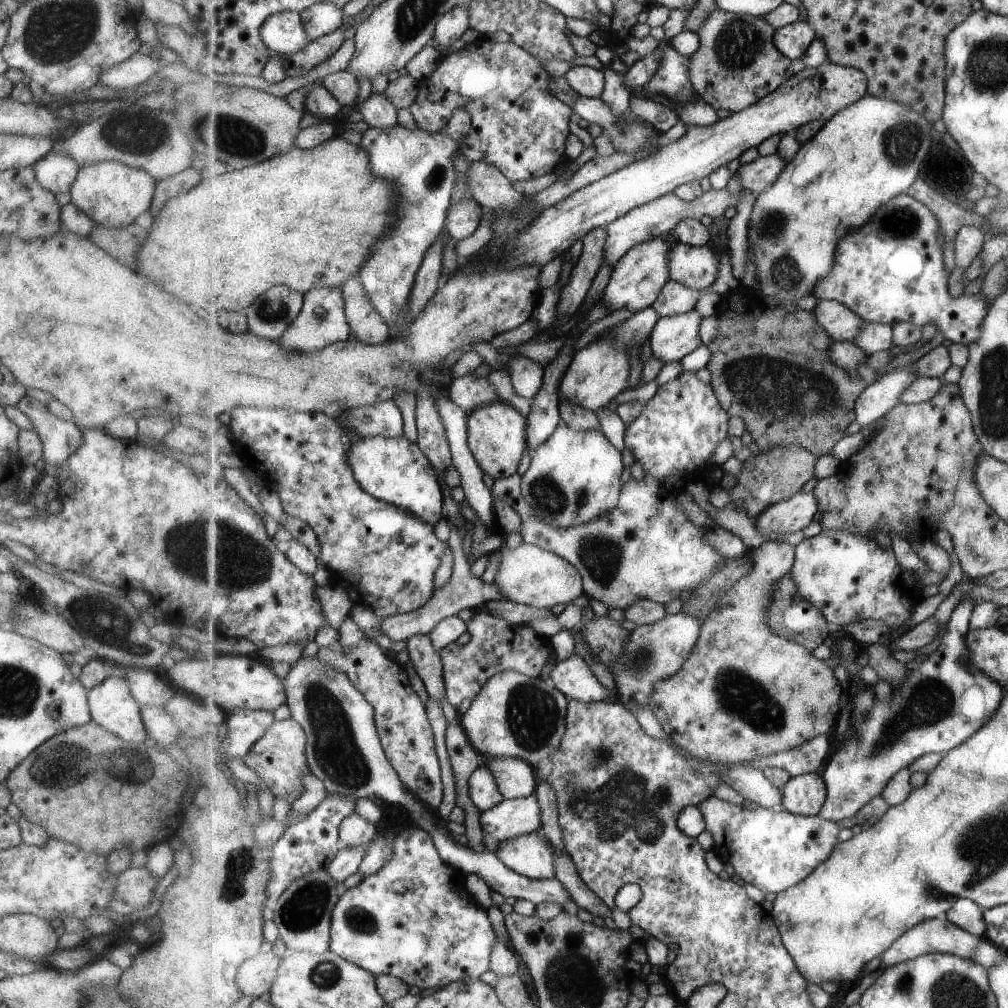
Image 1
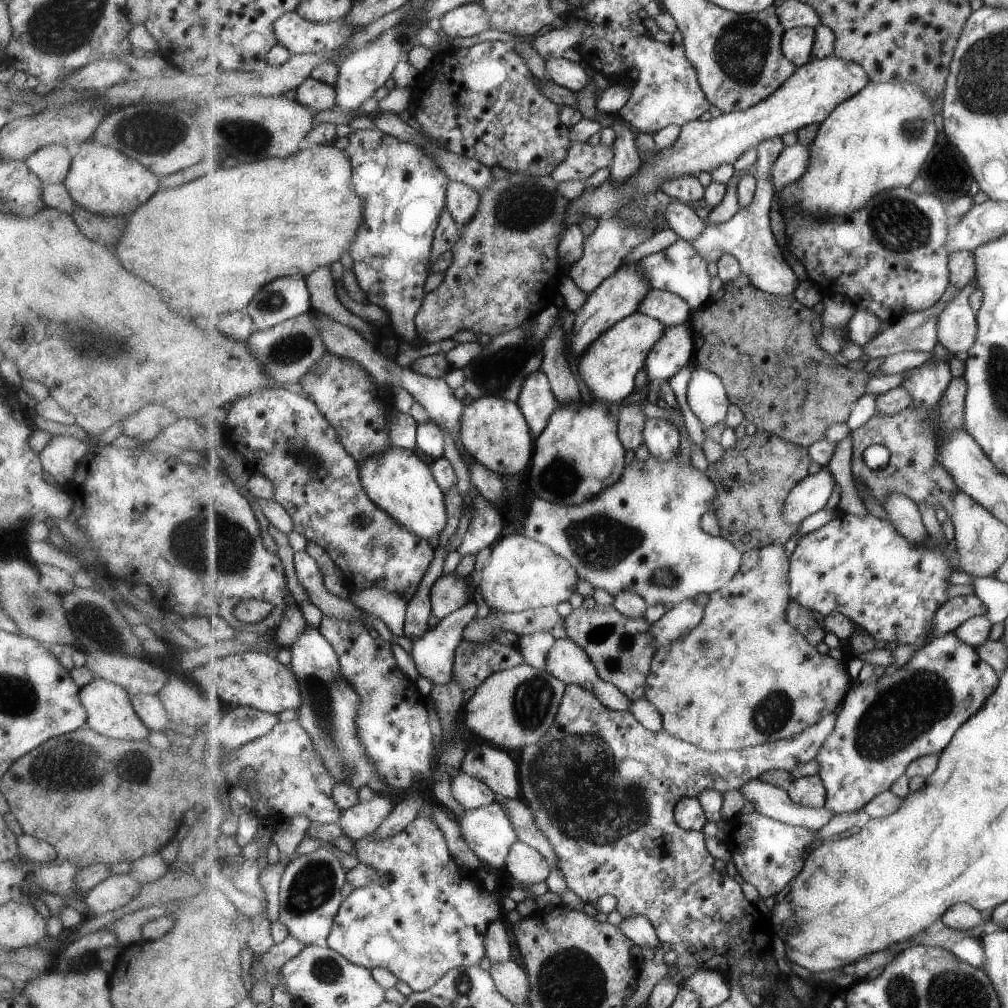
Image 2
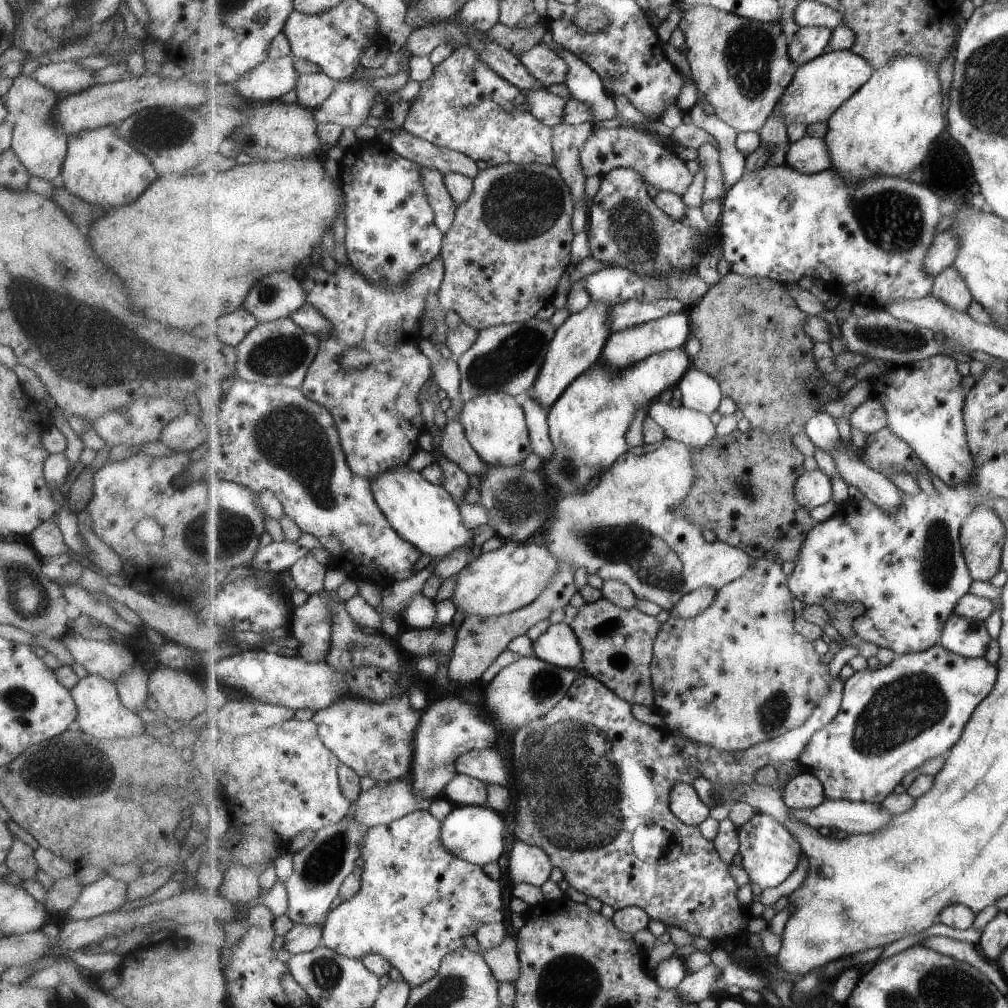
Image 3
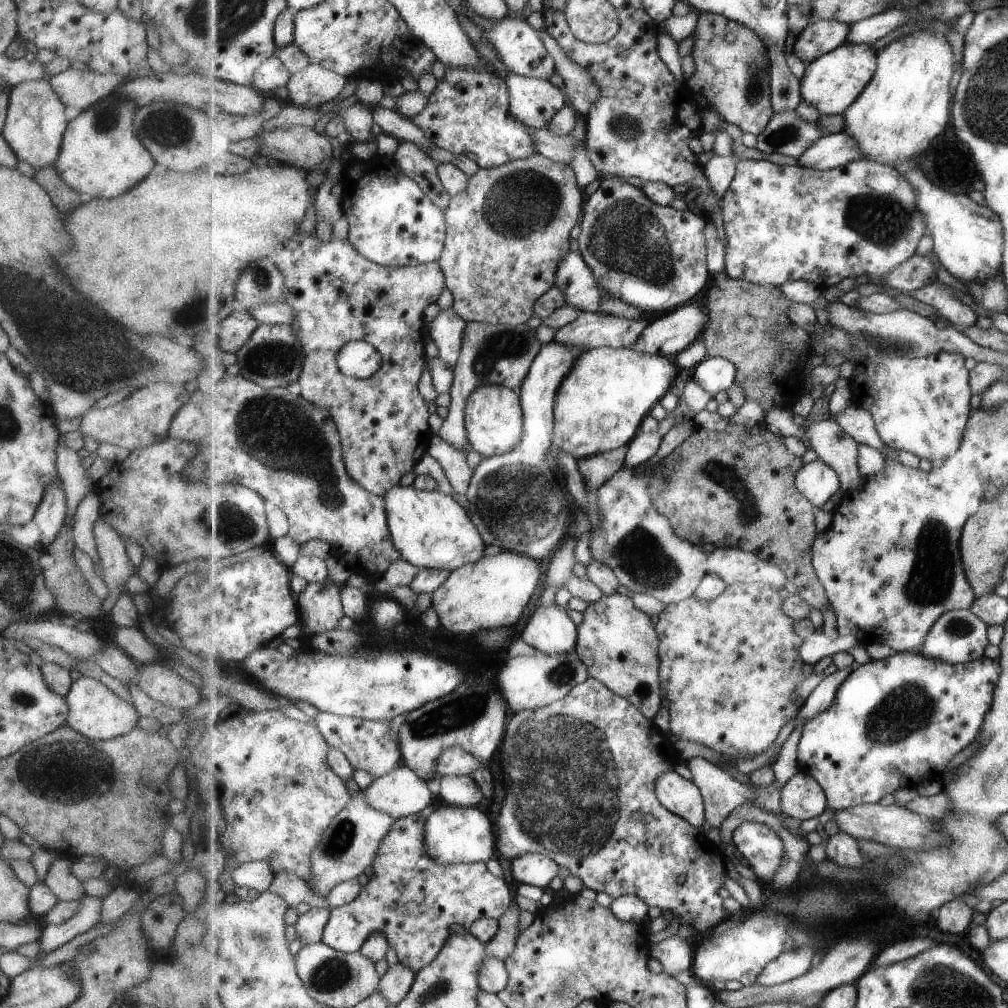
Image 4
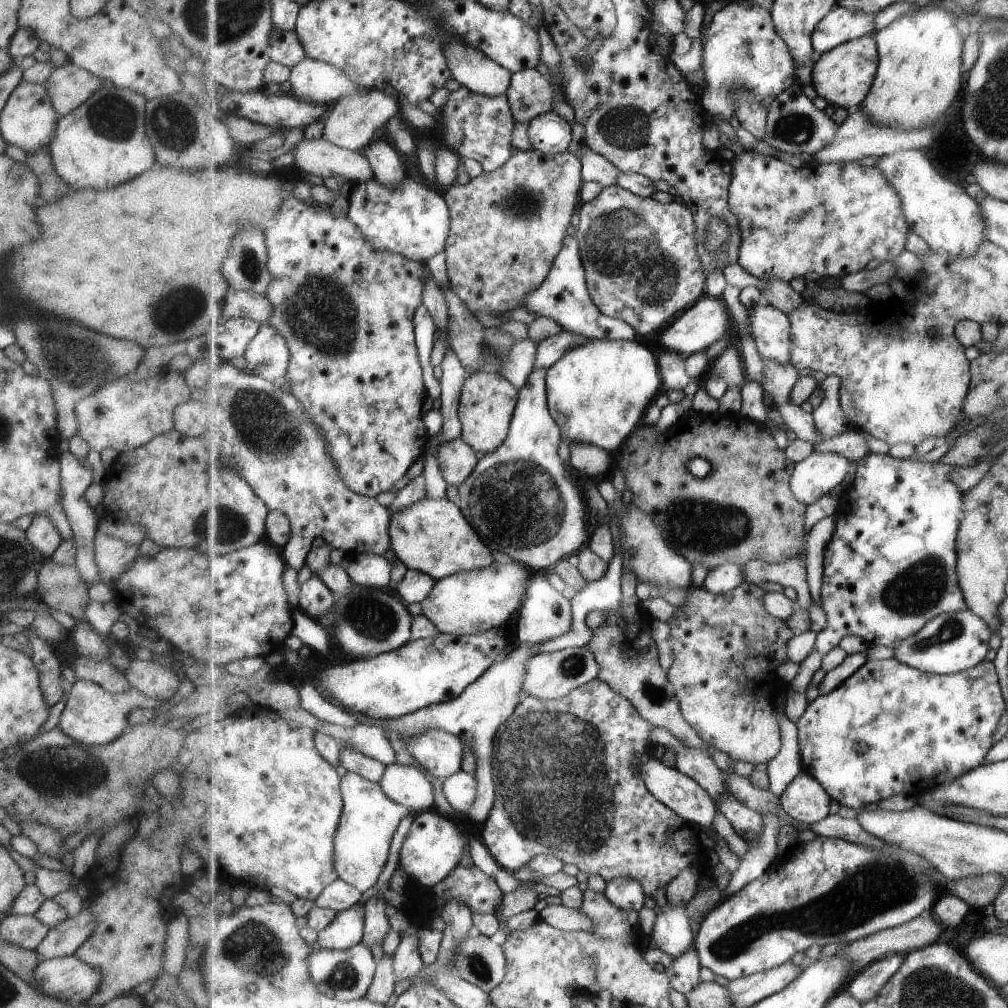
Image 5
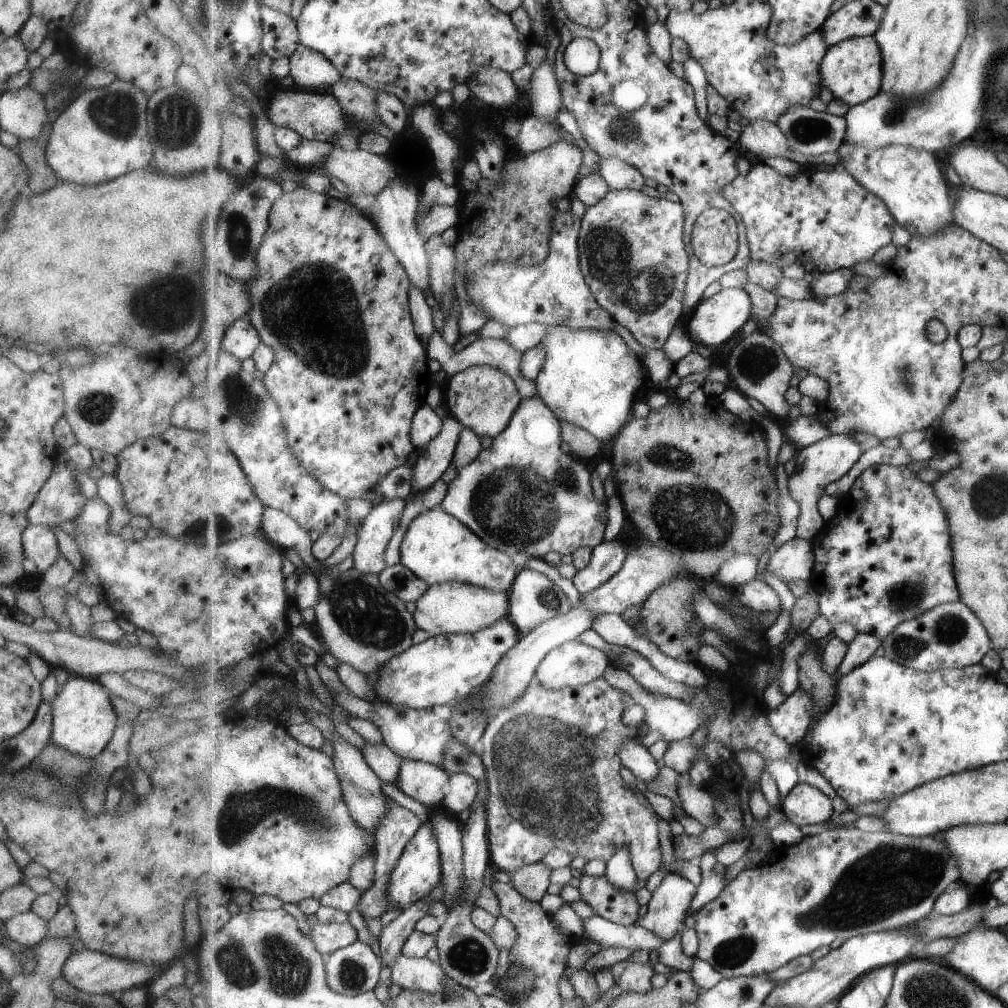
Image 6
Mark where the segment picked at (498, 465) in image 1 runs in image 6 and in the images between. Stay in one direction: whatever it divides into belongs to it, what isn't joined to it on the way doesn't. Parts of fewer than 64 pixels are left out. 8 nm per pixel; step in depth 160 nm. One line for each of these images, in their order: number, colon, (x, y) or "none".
2: (495, 431)
3: (496, 425)
4: (494, 415)
5: (488, 403)
6: (484, 398)

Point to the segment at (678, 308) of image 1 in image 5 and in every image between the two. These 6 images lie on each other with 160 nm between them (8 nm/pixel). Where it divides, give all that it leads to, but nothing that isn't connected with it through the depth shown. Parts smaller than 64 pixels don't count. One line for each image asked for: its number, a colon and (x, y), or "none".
2: (669, 307)
3: (633, 312)
4: (592, 329)
5: (550, 351)

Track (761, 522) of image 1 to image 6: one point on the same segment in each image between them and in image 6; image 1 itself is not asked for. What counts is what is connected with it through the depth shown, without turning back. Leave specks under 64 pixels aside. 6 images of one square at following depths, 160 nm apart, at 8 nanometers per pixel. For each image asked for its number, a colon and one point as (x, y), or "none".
2: (811, 495)
3: (814, 488)
4: (818, 481)
5: (814, 477)
6: (817, 466)

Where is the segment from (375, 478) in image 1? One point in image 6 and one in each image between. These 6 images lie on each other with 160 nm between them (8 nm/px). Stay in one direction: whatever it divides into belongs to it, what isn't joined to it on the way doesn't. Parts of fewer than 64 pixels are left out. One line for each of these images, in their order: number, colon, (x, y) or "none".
2: (398, 481)
3: (424, 513)
4: (432, 530)
5: (433, 536)
6: (437, 546)

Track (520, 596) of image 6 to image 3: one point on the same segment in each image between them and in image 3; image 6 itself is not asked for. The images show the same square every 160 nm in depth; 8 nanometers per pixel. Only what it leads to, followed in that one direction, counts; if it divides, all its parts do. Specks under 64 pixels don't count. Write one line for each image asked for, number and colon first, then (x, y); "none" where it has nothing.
3: (559, 646)
4: (554, 632)
5: (545, 613)

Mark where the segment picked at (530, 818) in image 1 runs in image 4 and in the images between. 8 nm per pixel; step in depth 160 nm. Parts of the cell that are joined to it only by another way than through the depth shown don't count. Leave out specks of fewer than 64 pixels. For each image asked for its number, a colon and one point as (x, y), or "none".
2: (489, 832)
3: (475, 833)
4: (454, 834)

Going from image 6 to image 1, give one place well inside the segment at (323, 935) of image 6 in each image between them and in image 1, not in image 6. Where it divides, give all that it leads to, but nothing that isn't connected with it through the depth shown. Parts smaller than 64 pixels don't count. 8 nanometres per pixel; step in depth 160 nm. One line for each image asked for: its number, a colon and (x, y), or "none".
1: (415, 920)
2: (430, 916)
3: (418, 902)
4: (412, 900)
5: (347, 930)

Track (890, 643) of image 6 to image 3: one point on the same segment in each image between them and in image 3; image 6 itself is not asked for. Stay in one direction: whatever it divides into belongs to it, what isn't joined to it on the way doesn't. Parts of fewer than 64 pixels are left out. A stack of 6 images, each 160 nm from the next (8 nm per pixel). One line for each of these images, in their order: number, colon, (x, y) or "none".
3: (969, 637)
4: (960, 636)
5: (953, 642)

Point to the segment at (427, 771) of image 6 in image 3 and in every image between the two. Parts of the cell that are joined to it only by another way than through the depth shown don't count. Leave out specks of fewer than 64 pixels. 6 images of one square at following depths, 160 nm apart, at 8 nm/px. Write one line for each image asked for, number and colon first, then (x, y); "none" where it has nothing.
3: (386, 802)
4: (400, 793)
5: (409, 786)

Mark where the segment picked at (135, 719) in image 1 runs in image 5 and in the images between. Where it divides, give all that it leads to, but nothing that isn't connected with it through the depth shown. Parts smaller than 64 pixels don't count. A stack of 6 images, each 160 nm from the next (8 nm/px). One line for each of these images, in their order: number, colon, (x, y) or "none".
2: (108, 709)
3: (100, 714)
4: (94, 711)
5: (92, 716)

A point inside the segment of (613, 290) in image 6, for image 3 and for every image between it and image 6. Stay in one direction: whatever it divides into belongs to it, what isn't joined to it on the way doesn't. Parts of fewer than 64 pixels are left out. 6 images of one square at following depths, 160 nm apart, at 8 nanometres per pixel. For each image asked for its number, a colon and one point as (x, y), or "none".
3: (627, 229)
4: (656, 258)
5: (642, 263)

